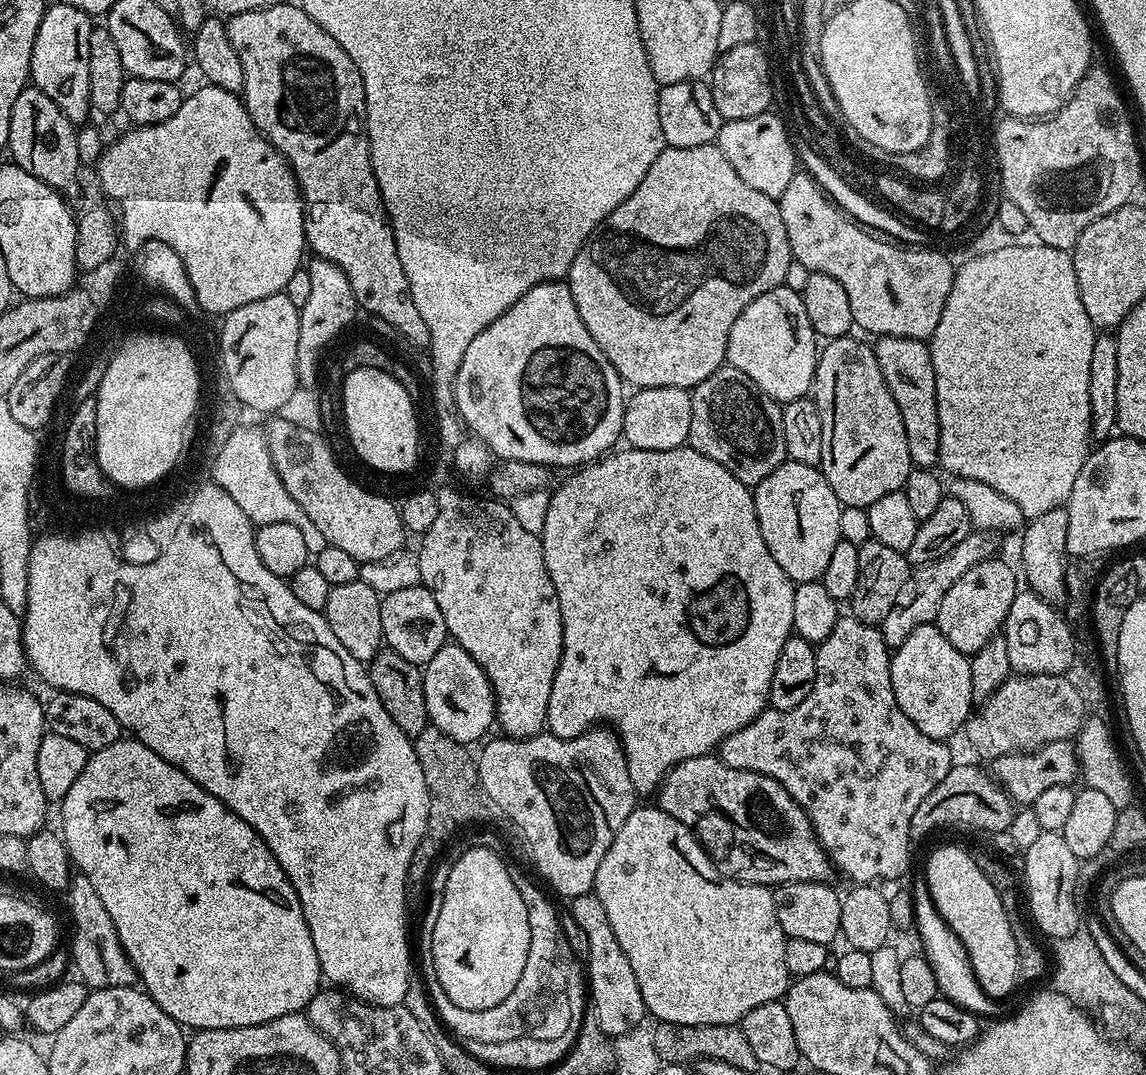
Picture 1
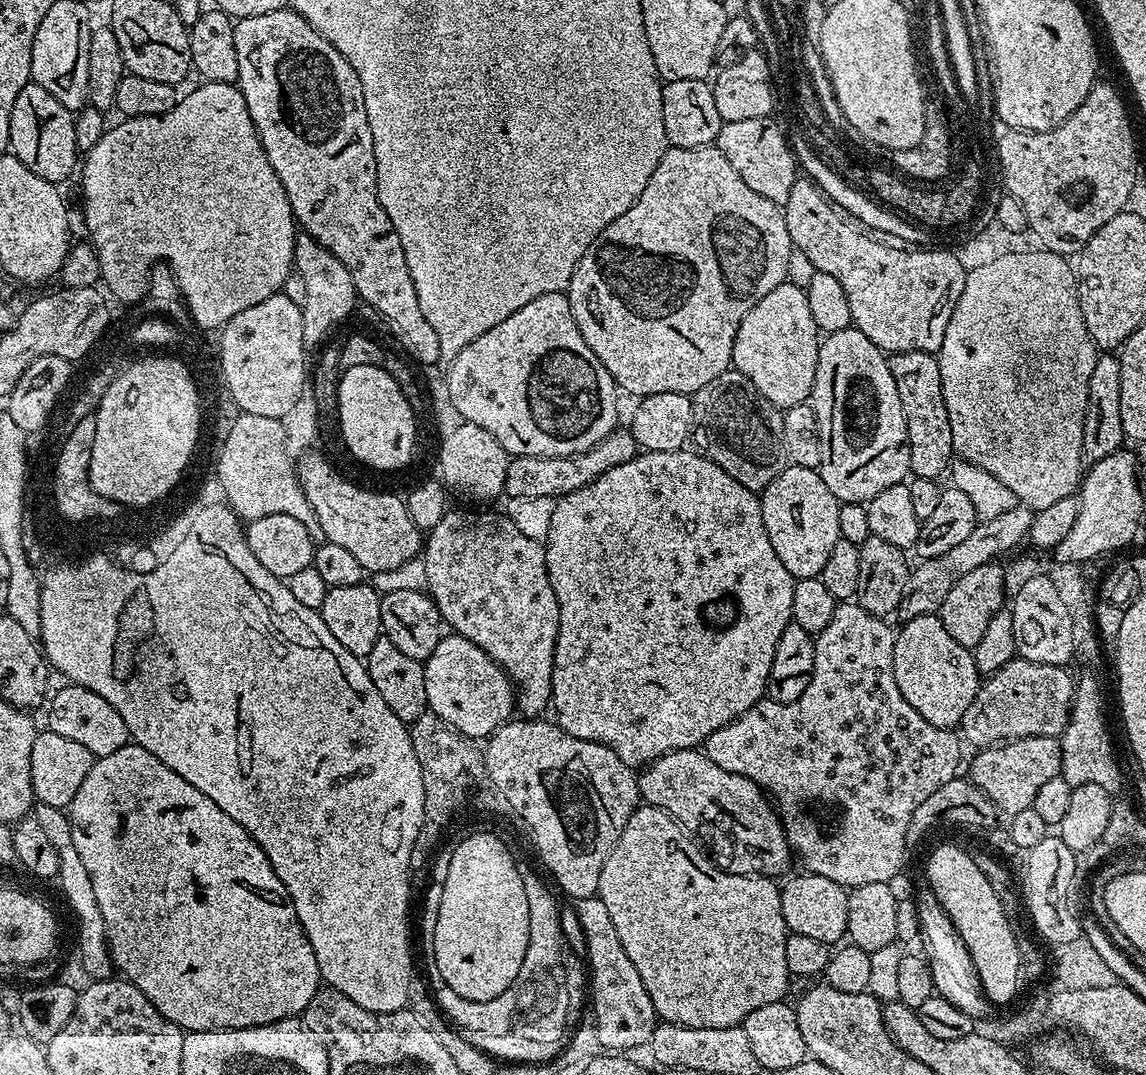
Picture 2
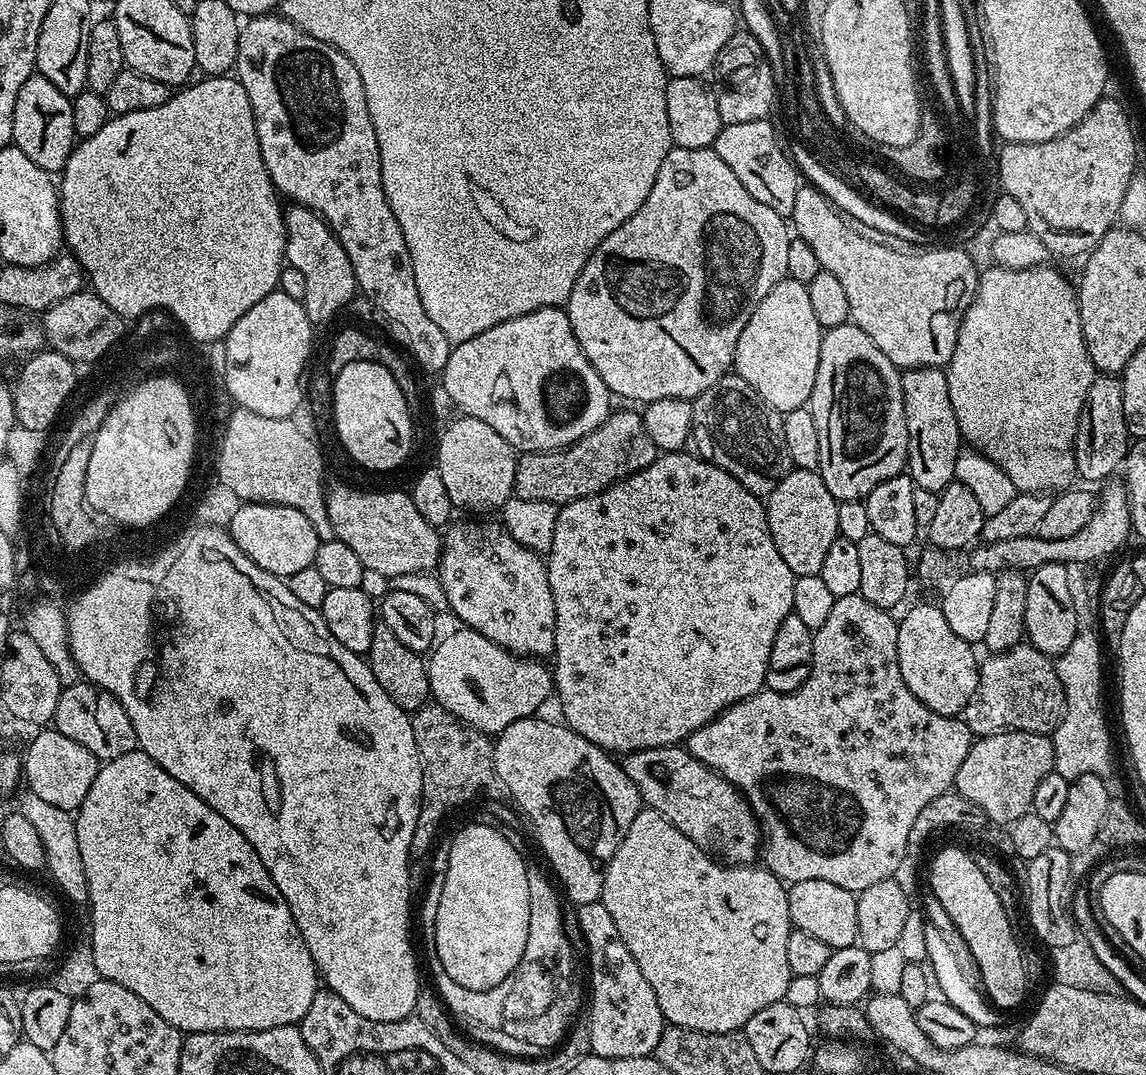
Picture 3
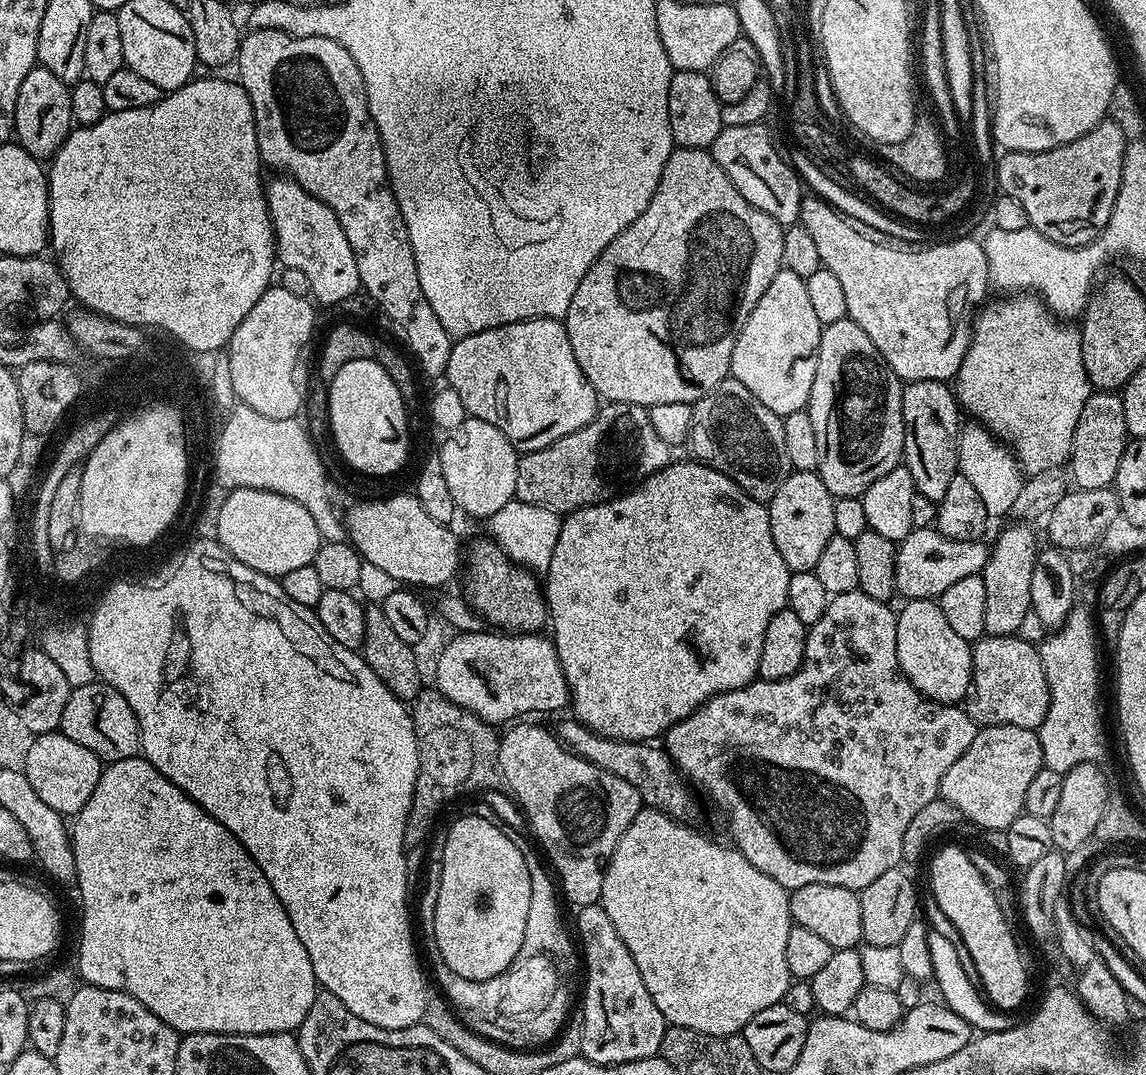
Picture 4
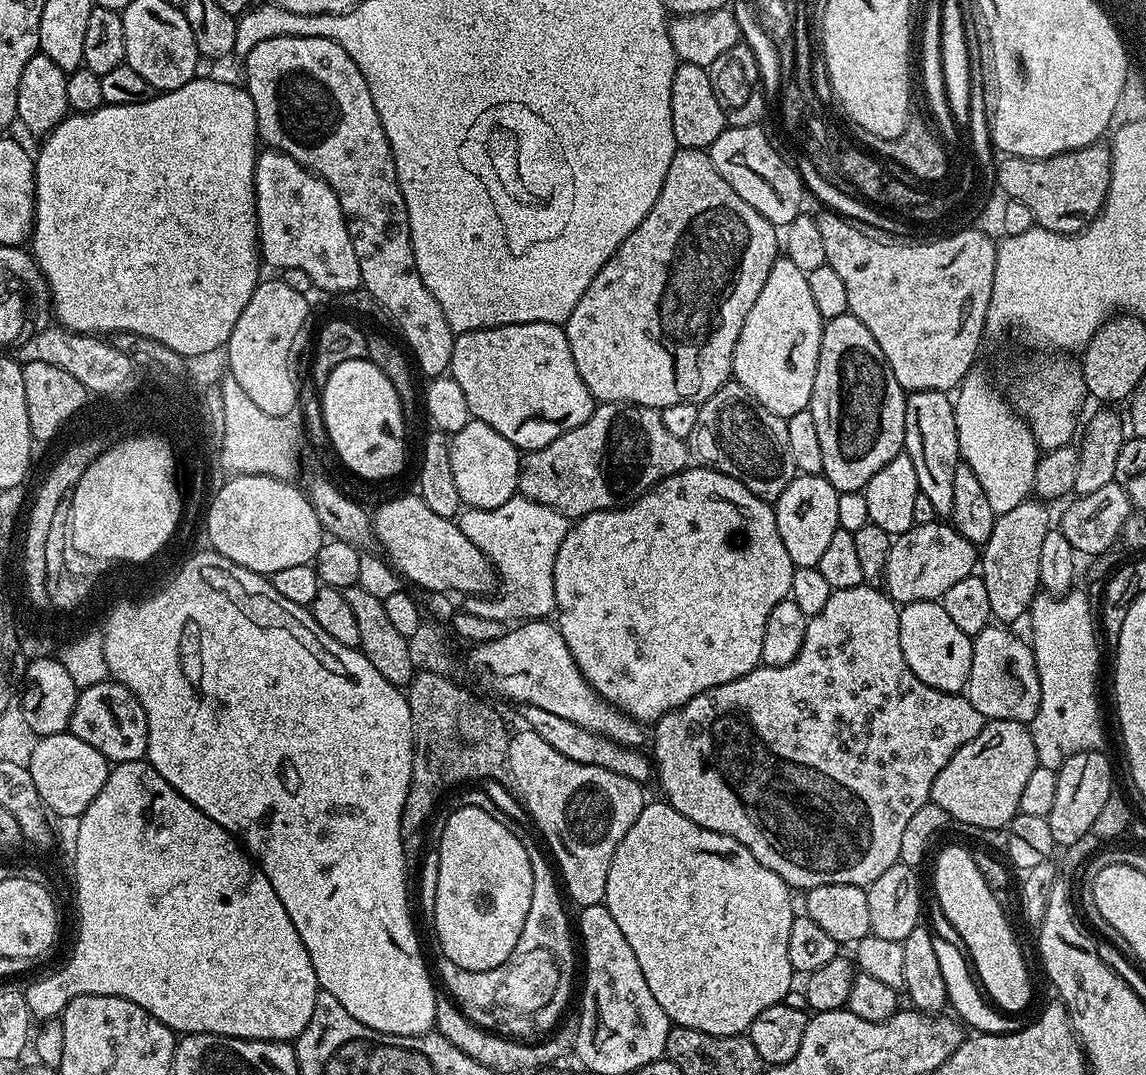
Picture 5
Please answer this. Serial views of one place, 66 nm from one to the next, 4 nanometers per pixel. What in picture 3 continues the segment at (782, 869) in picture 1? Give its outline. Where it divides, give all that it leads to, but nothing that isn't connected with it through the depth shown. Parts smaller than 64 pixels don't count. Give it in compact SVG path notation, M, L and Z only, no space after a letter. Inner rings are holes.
M669 746L629 752L623 757L622 763L626 778L630 778L634 786L638 786L641 801L666 817L678 830L682 830L682 834L686 834L690 842L728 866L752 866L757 863L762 852L762 833L760 821L752 813L752 807L733 784L722 778L713 768L698 762L698 758L691 756L687 747Z

